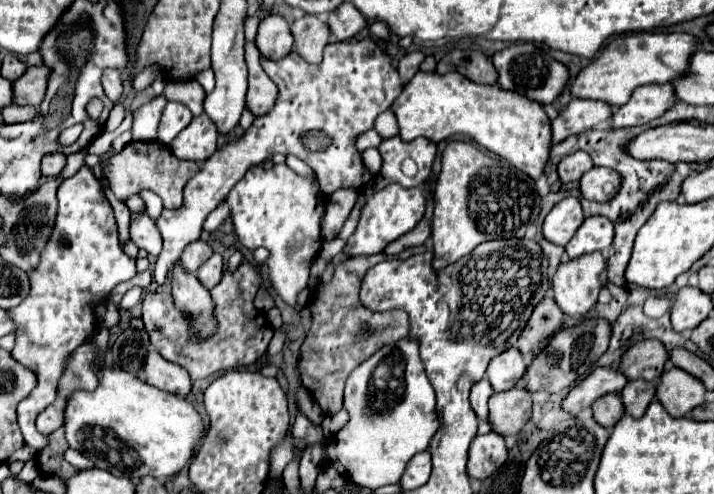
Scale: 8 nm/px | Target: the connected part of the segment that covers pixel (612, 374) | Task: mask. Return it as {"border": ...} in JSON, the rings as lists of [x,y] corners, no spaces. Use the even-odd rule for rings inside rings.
{"border":[[[596,367],[588,377],[570,389],[562,401],[562,409],[570,415],[578,415],[584,407],[590,407],[598,397],[606,393],[618,393],[624,389],[628,379],[612,367]]]}

